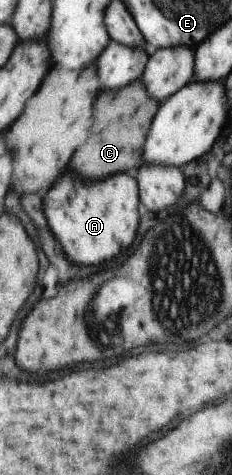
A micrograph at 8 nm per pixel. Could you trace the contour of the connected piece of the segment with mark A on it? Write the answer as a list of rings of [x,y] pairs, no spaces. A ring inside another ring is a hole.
[[[64,173],[64,177],[58,178],[54,187],[47,191],[46,199],[44,199],[48,228],[61,245],[67,260],[74,265],[78,265],[78,267],[92,267],[92,265],[100,265],[100,263],[118,259],[120,255],[124,255],[134,245],[136,231],[138,231],[138,225],[140,225],[140,211],[138,211],[140,207],[138,205],[140,205],[139,181],[128,173],[108,176],[102,181],[88,182],[88,185],[80,183],[80,179],[76,179],[72,173]],[[72,181],[78,183],[78,185],[74,185],[76,195],[72,193],[68,197],[69,192],[73,191]]]

